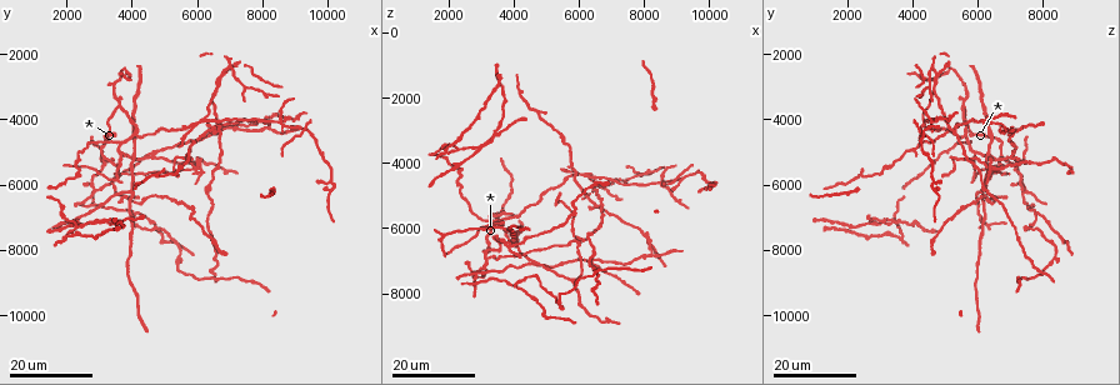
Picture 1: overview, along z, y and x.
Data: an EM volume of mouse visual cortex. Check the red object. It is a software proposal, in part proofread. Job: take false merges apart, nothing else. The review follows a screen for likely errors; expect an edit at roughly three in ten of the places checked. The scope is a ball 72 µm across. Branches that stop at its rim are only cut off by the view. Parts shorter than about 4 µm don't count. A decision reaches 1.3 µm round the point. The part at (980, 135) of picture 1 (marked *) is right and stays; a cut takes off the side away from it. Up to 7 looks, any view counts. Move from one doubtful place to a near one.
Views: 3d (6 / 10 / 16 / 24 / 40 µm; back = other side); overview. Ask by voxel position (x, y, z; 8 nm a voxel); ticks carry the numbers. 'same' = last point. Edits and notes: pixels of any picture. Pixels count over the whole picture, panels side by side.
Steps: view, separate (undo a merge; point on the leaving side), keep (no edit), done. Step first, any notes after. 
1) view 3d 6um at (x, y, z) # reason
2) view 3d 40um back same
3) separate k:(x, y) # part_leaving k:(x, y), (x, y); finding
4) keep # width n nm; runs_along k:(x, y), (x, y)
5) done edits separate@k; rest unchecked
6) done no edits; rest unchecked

view 3d 16um at (3500, 5900, 5900) # three-way junction

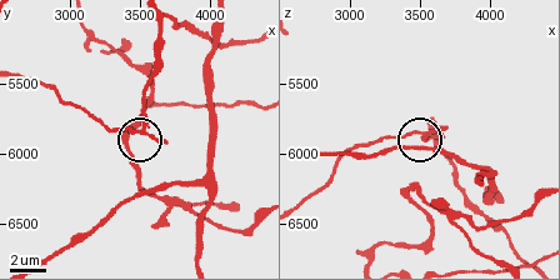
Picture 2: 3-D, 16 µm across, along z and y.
view 3d 10um at (3480, 5820, 5860)

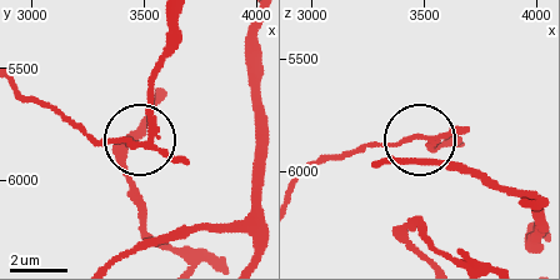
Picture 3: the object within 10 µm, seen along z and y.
separate 3:(184, 160) # arms 3; part_leaving 3:(144, 144), (83, 134), (25, 94); two neurons meet here

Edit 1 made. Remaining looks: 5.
view 3d 24um at (3700, 5000, 5900) # branch point

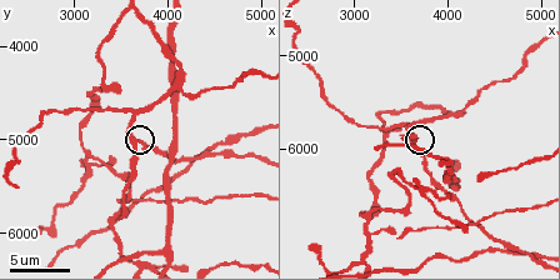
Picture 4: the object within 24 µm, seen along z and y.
view 3d 10um same

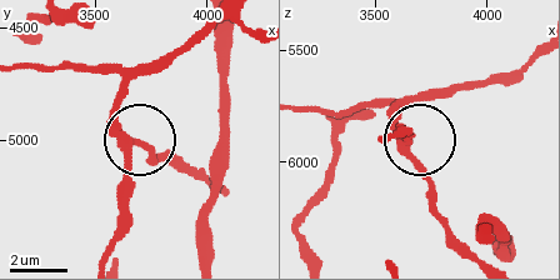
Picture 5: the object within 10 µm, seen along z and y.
view 3d 10um back same

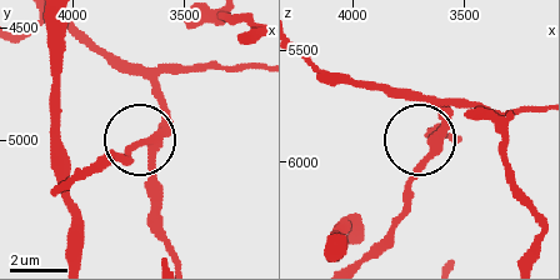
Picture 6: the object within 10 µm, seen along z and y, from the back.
keep # arms 3; one neuron here

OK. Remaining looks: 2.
view 3d 24um at (6000, 4100, 4400) # small branch off a trunk

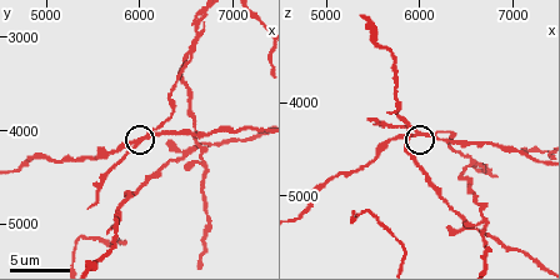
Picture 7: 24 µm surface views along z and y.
view 3d 10um at (5950, 4150, 4300)

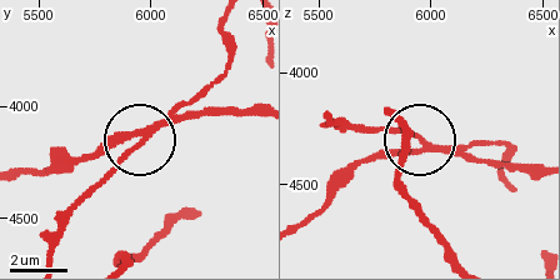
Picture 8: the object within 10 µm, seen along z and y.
separate 8:(129, 154) # part_leaving 8:(163, 124), (229, 59), (226, 23); two neurons meet here

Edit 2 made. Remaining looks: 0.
done edits separate@3, separate@8; rest unchecked

